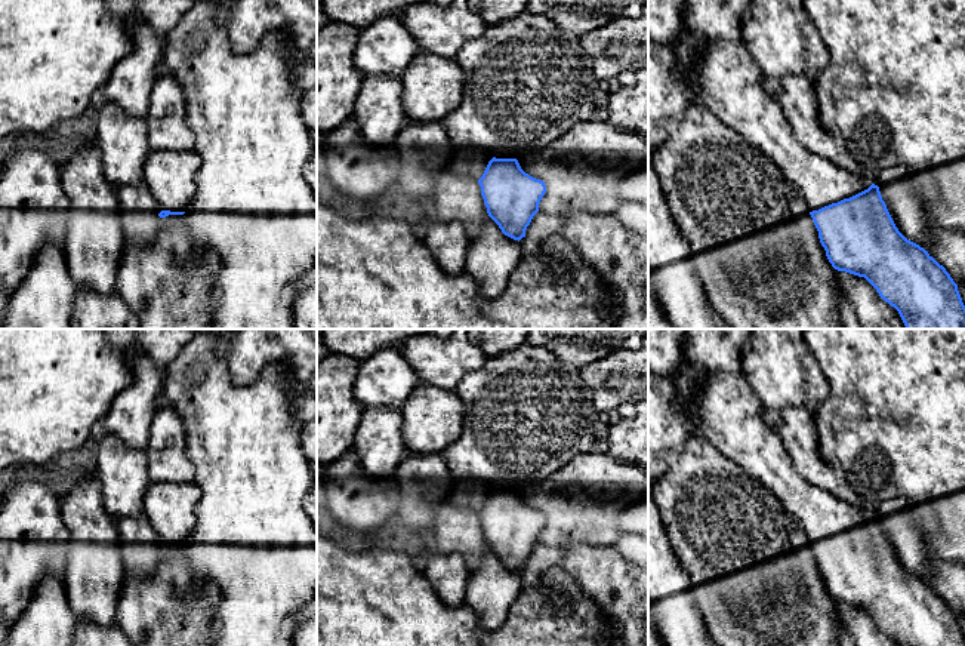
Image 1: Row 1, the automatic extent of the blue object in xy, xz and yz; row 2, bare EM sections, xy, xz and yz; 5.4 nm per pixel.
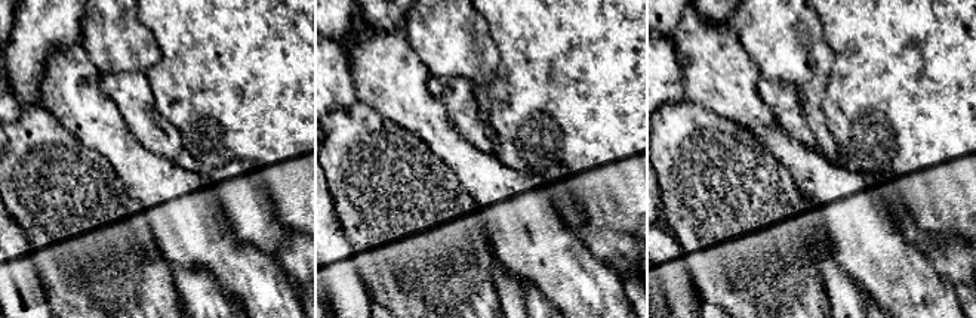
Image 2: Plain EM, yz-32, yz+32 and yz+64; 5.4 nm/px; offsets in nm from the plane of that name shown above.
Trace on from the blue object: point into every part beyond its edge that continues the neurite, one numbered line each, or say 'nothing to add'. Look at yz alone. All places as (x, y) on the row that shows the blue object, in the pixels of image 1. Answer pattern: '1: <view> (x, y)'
1: yz (727, 82)

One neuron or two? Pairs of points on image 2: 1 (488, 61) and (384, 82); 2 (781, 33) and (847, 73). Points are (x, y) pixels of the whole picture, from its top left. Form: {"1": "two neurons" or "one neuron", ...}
{"1": "two neurons", "2": "two neurons"}

